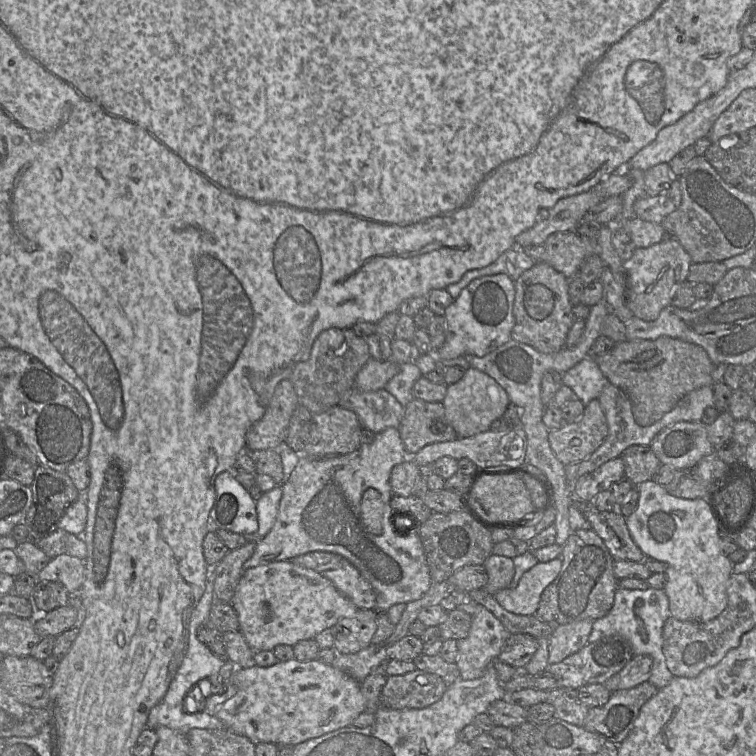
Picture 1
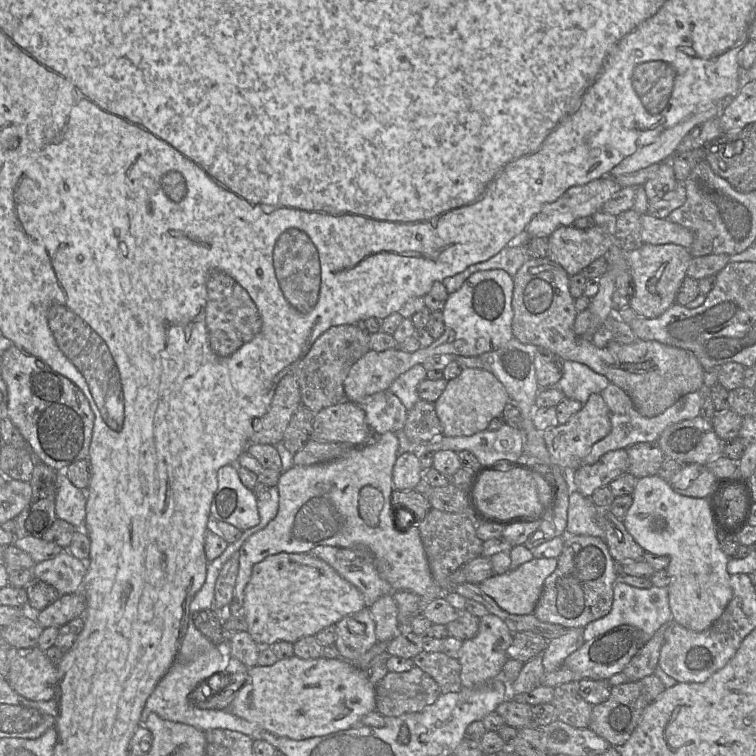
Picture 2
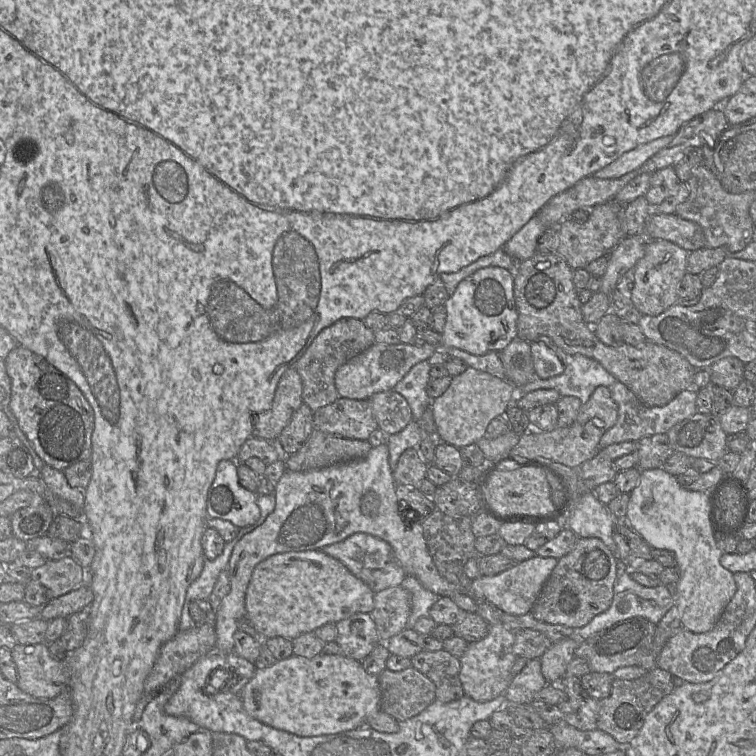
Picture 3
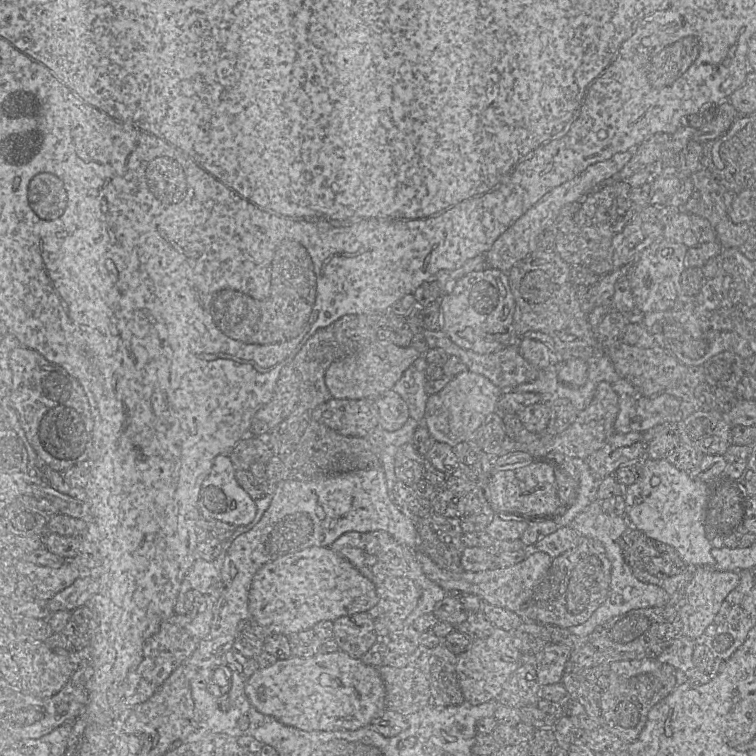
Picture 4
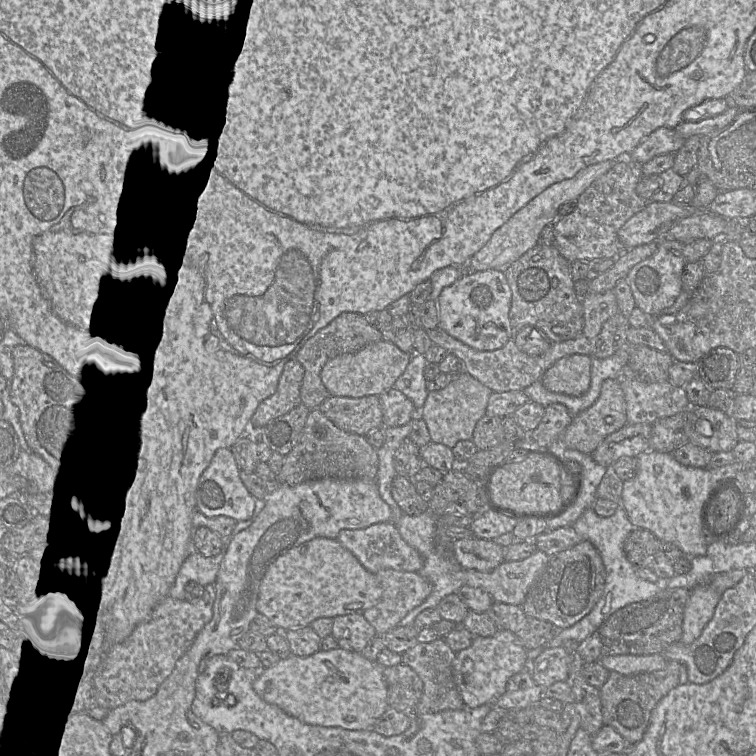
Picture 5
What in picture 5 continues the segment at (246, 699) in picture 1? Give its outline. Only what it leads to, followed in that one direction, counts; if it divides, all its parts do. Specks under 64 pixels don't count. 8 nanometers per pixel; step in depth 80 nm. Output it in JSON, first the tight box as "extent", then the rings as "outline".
{"extent":[253,647,389,730],"outline":[[[339,647],[330,651],[319,650],[307,657],[290,655],[286,659],[280,659],[272,667],[262,670],[253,683],[253,689],[265,702],[278,706],[306,724],[317,726],[368,730],[389,708],[388,686],[383,668],[376,661],[366,659],[361,653]]]}

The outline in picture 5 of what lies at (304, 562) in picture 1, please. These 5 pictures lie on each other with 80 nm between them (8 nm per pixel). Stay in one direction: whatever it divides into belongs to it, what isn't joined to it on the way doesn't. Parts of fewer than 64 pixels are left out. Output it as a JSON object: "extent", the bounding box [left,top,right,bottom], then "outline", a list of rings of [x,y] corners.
{"extent":[336,522,423,574],"outline":[[[391,522],[377,523],[362,529],[341,530],[336,539],[373,574],[383,569],[417,572],[423,566],[423,559],[418,551],[401,537],[395,524]]]}

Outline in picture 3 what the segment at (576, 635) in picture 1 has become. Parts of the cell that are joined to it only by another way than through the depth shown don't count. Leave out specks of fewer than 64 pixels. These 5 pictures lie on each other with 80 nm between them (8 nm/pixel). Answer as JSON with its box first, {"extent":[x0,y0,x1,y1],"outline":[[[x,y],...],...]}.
{"extent":[540,639,584,684],"outline":[[[564,639],[564,640],[561,640],[558,642],[554,642],[550,645],[550,647],[540,657],[541,671],[542,671],[542,674],[548,684],[557,684],[559,682],[559,680],[564,676],[566,669],[568,667],[568,664],[571,662],[571,660],[575,656],[575,651],[576,651],[577,647],[579,646],[579,641],[584,641],[584,640]]]}

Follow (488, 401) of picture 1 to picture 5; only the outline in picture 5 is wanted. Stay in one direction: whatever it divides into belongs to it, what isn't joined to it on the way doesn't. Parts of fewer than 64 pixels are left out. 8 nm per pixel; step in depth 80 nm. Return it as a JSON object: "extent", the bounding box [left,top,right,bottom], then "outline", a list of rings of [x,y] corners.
{"extent":[419,372,492,448],"outline":[[[463,372],[445,388],[428,393],[419,415],[427,425],[431,441],[453,448],[457,442],[471,440],[477,422],[486,415],[492,391],[469,373]]]}

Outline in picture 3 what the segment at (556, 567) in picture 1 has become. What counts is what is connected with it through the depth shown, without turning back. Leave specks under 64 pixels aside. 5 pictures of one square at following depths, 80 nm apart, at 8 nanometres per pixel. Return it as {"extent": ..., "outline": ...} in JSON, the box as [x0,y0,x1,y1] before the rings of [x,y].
{"extent":[471,557,558,615],"outline":[[[534,557],[516,563],[511,568],[493,576],[483,576],[472,580],[471,594],[476,600],[490,603],[511,615],[524,615],[531,612],[544,584],[552,573],[558,559],[552,557]]]}

